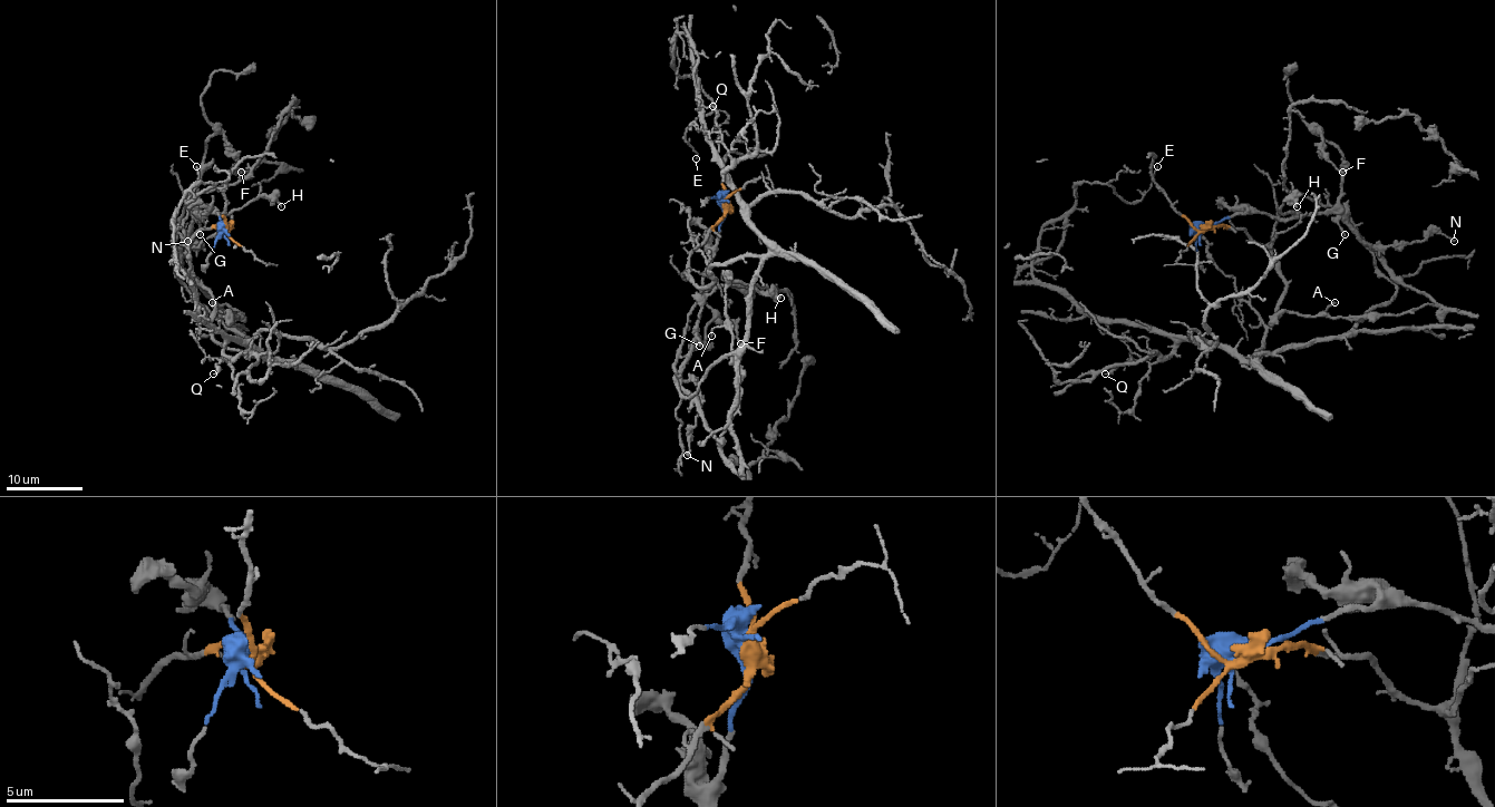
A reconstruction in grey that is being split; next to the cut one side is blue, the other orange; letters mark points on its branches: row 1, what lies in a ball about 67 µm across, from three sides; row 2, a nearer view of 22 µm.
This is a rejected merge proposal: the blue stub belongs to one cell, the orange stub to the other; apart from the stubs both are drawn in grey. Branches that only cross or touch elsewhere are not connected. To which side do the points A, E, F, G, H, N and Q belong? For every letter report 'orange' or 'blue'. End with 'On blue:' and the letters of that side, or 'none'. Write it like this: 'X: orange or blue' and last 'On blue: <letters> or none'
A: blue
E: orange
F: blue
G: blue
H: blue
N: blue
Q: orange
On blue: A, F, G, H, N

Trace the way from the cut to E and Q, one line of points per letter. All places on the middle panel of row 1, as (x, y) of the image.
E: (725, 205), (689, 260), (700, 287), (768, 241), (677, 35), (673, 70), (714, 108), (696, 157)
Q: (725, 205), (689, 260), (700, 287), (714, 265), (768, 251), (722, 171), (728, 151), (714, 106)

